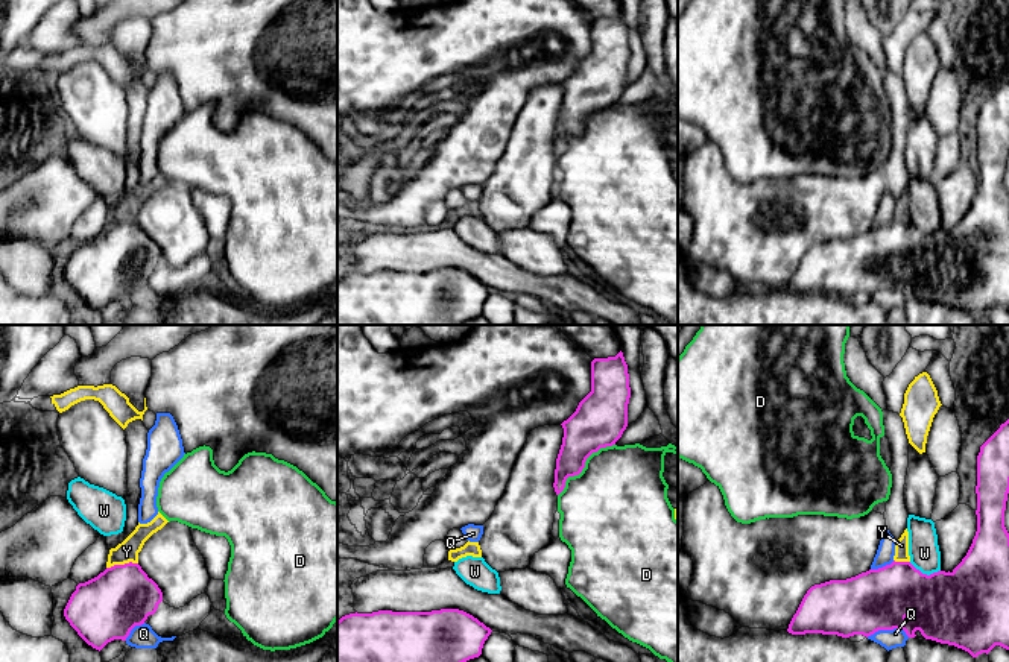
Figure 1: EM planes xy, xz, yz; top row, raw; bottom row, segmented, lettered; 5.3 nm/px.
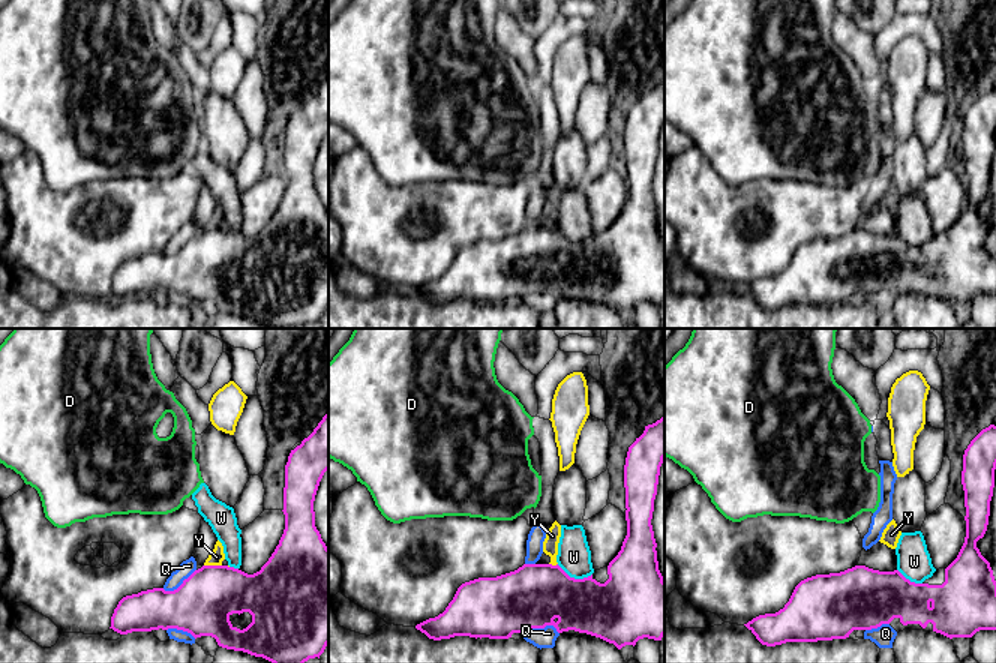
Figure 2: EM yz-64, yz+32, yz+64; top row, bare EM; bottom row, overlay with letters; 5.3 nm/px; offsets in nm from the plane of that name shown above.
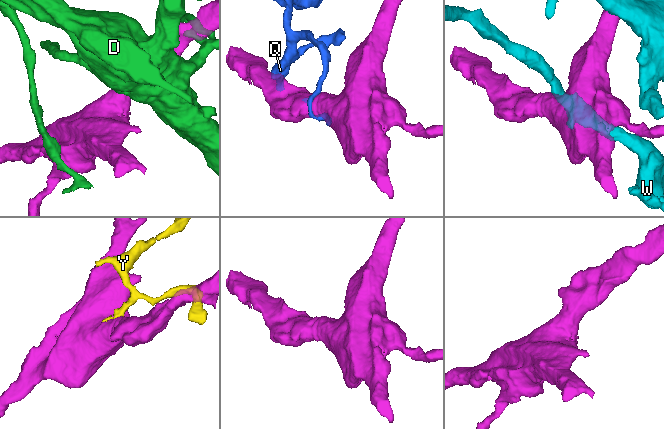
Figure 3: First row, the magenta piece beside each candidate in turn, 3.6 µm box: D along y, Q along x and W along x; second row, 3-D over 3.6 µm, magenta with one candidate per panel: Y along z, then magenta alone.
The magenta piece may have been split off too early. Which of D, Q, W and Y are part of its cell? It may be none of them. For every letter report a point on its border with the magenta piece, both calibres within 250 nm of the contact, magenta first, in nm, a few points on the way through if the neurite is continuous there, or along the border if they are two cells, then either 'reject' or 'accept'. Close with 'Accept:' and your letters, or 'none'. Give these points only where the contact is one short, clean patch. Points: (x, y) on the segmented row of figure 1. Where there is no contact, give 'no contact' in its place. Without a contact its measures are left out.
D: xz (584, 466) | 280/500 nm | reject
Q: yz (888, 629) | 320/100 nm | reject
W: yz (924, 574) | 380/160 nm | reject
Y: xy (122, 565) | 340/120 nm | along xy (137, 562), (114, 564), (107, 568) | reject
Accept: none

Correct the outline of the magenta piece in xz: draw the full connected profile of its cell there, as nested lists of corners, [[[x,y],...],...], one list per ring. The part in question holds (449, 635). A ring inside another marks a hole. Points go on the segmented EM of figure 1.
[[[459,609],[350,613],[337,621],[337,662],[467,662],[479,657],[491,629]]]

